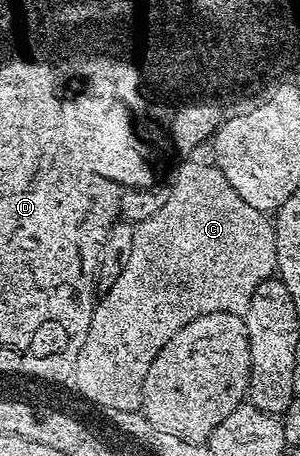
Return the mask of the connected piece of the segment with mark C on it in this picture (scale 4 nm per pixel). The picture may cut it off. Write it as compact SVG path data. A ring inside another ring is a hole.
M183 163L177 170L177 179L171 182L167 204L137 226L127 268L123 268L119 280L96 299L77 369L81 389L97 402L106 402L120 410L137 410L147 368L151 368L163 344L167 344L183 324L211 312L244 316L251 292L277 269L275 226L265 218L268 217L262 211L251 208L251 204L235 193L216 165Z

